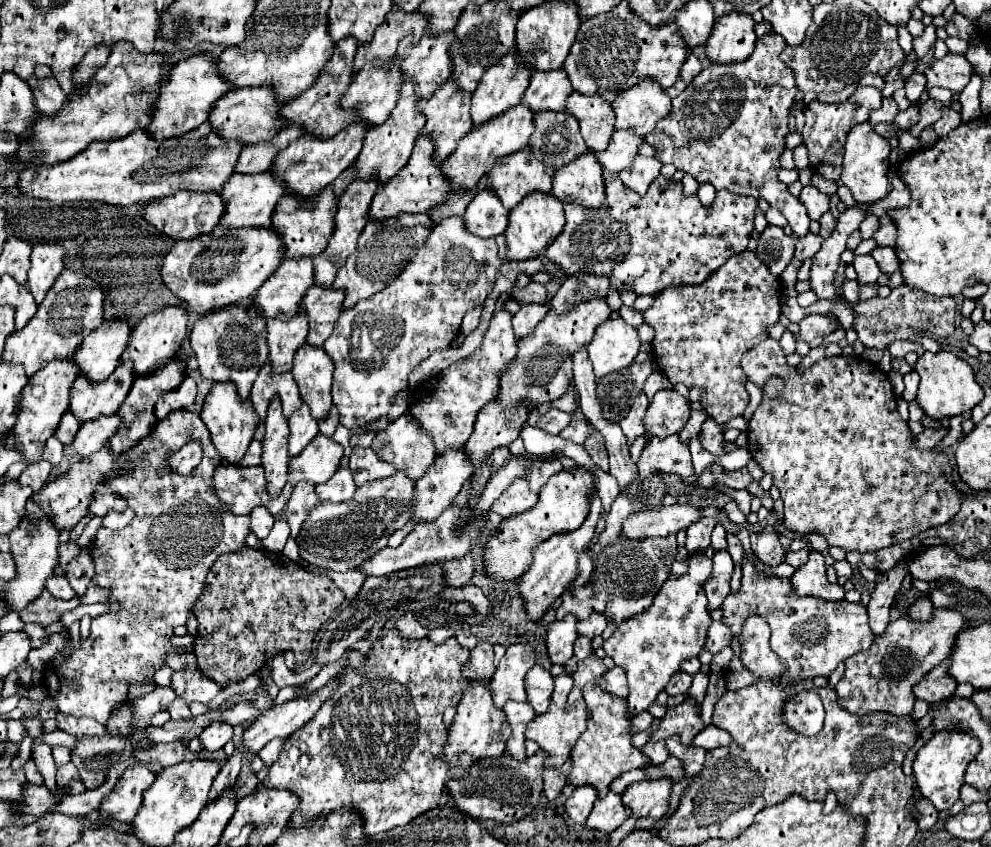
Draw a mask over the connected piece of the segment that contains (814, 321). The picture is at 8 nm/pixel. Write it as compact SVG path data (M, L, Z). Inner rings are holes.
M806 315L800 323L800 331L798 331L798 337L802 341L812 341L816 337L826 337L830 335L834 329L838 329L840 323L836 323L834 319L830 319L828 315Z

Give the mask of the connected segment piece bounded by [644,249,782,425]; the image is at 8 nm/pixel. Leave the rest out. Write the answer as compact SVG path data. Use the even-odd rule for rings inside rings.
M746 249L730 257L726 265L714 271L700 285L668 287L666 291L660 291L658 295L654 295L652 307L644 311L644 323L654 327L656 331L652 349L660 371L672 383L700 387L700 403L704 403L704 411L722 425L726 425L734 417L740 417L750 401L750 395L746 391L746 375L740 367L740 359L750 347L762 343L768 337L768 325L780 321L780 289L780 279L774 277L762 261L758 261L754 251Z

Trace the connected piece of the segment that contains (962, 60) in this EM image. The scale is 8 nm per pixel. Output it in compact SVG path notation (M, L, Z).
M946 53L942 59L934 59L930 69L926 69L928 89L938 85L950 91L962 91L968 85L972 73L974 69L964 55Z

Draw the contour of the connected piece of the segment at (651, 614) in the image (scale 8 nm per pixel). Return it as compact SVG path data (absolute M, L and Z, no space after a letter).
M696 553L690 559L690 569L682 577L668 577L662 589L656 593L650 609L634 615L622 623L610 639L604 641L604 651L618 667L626 669L628 675L628 709L630 715L646 711L668 685L674 673L680 671L682 661L698 657L704 651L708 627L712 623L708 611L708 599L704 583L712 573L712 559L704 553Z

